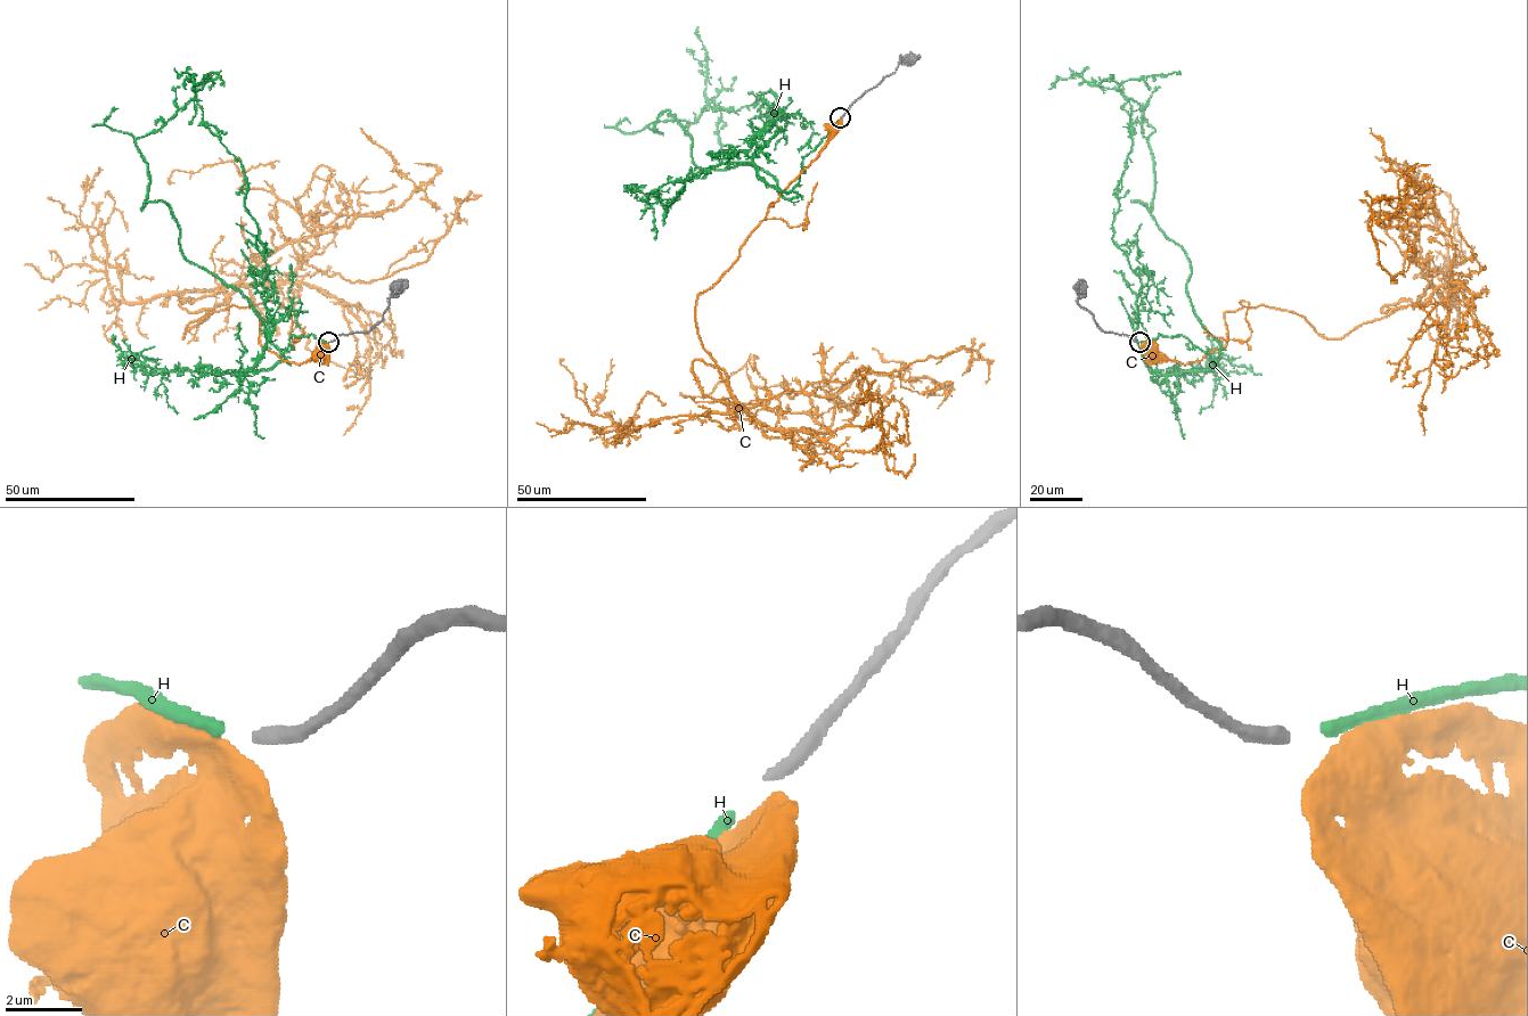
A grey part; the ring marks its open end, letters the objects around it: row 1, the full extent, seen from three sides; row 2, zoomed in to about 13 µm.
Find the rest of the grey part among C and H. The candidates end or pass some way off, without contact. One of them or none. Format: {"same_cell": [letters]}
{"same_cell": ["H"]}

